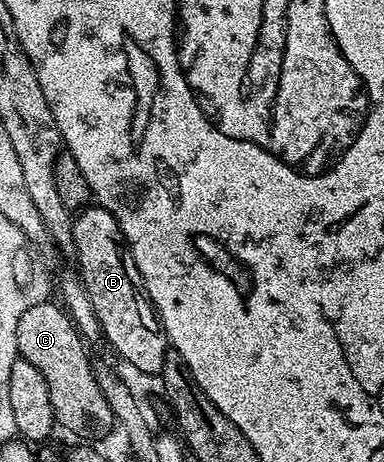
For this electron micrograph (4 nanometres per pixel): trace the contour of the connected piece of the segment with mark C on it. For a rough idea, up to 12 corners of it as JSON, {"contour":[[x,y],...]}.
{"contour":[[32,302],[19,354],[41,370],[56,425],[80,441],[117,423],[88,345],[58,303]]}

